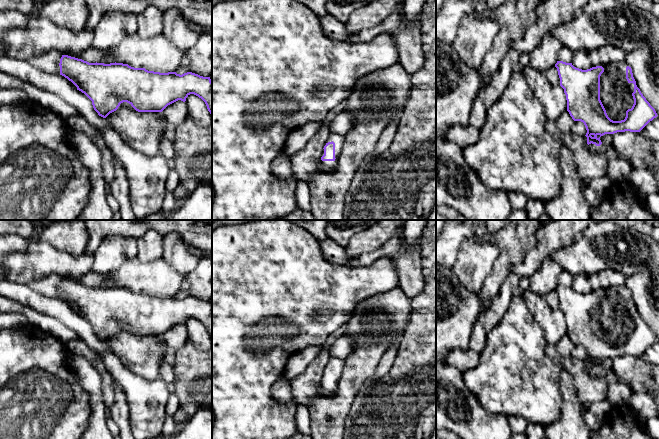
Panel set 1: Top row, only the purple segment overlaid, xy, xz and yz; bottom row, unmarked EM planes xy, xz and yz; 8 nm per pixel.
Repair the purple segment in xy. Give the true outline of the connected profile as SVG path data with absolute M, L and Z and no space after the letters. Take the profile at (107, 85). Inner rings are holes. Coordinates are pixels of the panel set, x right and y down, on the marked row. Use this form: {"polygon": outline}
{"polygon": "M62 55L59 66L60 75L71 81L77 87L77 90L86 95L92 101L94 110L103 118L116 111L123 102L129 103L138 112L162 112L168 105L178 100L185 102L190 94L201 98L212 115L212 81L210 77L203 77L192 72L182 75L176 72L160 73L148 71L145 68L134 68L128 64L116 62L110 64L89 63L68 55Z"}

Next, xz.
{"polygon": "M331 133L324 145L321 161L322 164L329 169L329 172L337 169L344 141L345 136Z"}

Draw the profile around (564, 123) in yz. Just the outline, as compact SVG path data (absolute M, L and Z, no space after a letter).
M567 110L556 120L556 125L562 133L571 132L571 127L573 123L574 120Z

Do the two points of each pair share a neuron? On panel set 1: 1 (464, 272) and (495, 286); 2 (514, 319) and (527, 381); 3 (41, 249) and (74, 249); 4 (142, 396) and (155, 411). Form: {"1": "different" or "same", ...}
{"1": "different", "2": "same", "3": "different", "4": "same"}

